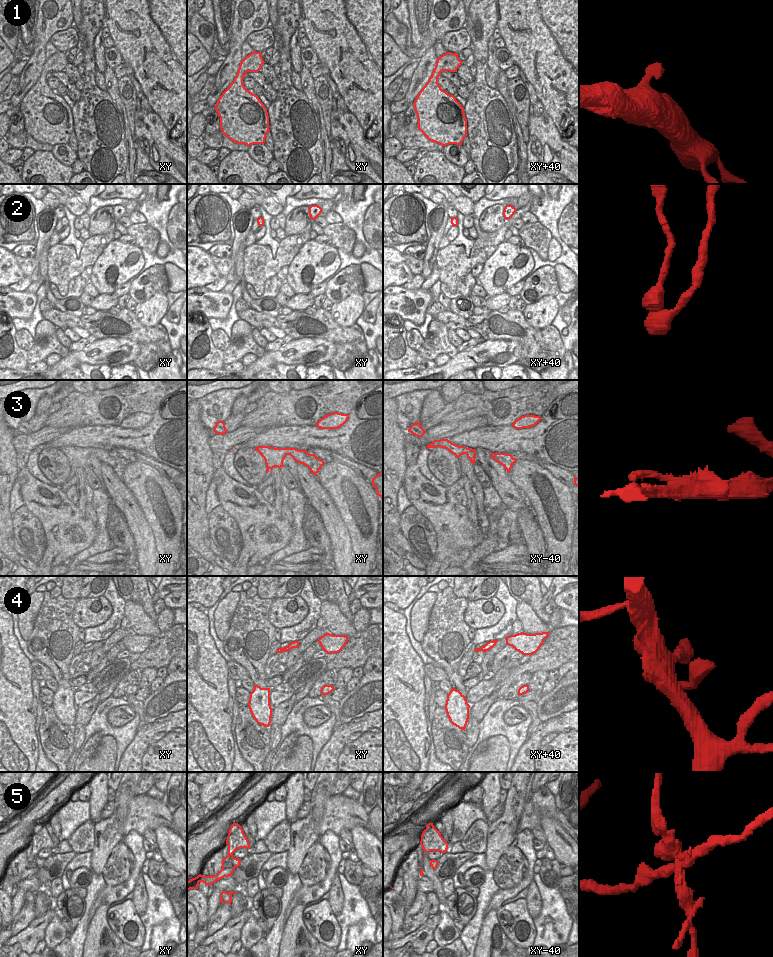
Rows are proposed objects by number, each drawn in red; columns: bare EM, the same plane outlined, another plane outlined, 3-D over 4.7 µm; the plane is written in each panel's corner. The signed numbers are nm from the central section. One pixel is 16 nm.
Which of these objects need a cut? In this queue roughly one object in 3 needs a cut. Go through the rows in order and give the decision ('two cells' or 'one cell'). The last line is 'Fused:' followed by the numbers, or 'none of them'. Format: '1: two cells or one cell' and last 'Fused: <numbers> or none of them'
1: one cell
2: one cell
3: two cells
4: one cell
5: two cells
Fused: 3, 5

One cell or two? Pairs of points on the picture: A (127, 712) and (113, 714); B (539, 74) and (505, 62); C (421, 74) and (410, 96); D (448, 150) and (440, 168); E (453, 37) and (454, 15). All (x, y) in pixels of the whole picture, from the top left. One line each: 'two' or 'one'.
A: one
B: two
C: one
D: two
E: two

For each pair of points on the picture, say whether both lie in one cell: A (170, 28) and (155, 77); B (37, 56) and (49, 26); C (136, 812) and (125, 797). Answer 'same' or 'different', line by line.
A: same
B: same
C: different

